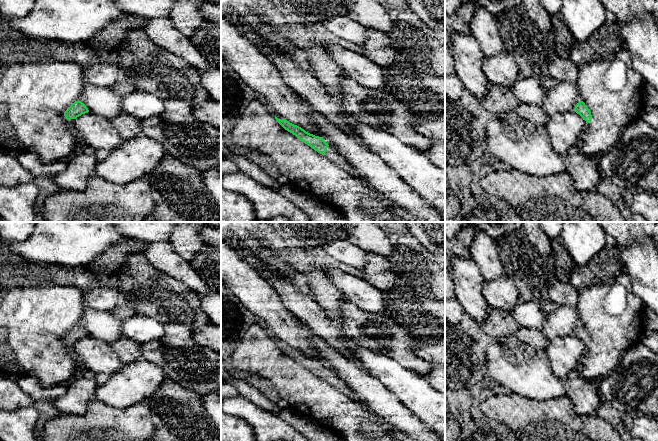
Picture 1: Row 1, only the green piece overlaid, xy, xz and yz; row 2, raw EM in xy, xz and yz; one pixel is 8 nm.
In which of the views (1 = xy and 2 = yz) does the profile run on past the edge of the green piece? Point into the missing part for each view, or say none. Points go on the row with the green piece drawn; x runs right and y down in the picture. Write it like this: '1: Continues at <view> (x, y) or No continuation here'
1: No continuation here
2: No continuation here

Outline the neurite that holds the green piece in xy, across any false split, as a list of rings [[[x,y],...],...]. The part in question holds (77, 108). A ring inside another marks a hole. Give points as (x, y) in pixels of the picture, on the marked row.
[[[75,101],[70,107],[64,112],[64,116],[67,120],[76,119],[82,114],[88,113],[89,110],[84,103],[81,101]]]

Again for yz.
[[[583,101],[575,105],[574,111],[579,114],[588,124],[591,121],[592,115]]]

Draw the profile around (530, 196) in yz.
[[[502,168],[498,171],[493,171],[486,176],[482,177],[479,182],[481,188],[484,192],[489,193],[497,198],[503,199],[506,203],[508,203],[523,220],[526,222],[627,222],[623,216],[621,215],[617,206],[613,203],[613,201],[602,195],[597,191],[579,191],[573,186],[573,180],[571,176],[567,172],[562,172],[560,174],[552,174],[547,177],[543,176],[535,176],[527,173],[522,173],[515,169]]]

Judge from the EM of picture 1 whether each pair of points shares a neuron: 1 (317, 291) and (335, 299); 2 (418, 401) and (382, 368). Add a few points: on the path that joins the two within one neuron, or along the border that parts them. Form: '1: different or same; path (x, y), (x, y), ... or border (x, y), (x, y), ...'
1: same; path (321, 291), (331, 298)
2: same; path (409, 392), (391, 374)

